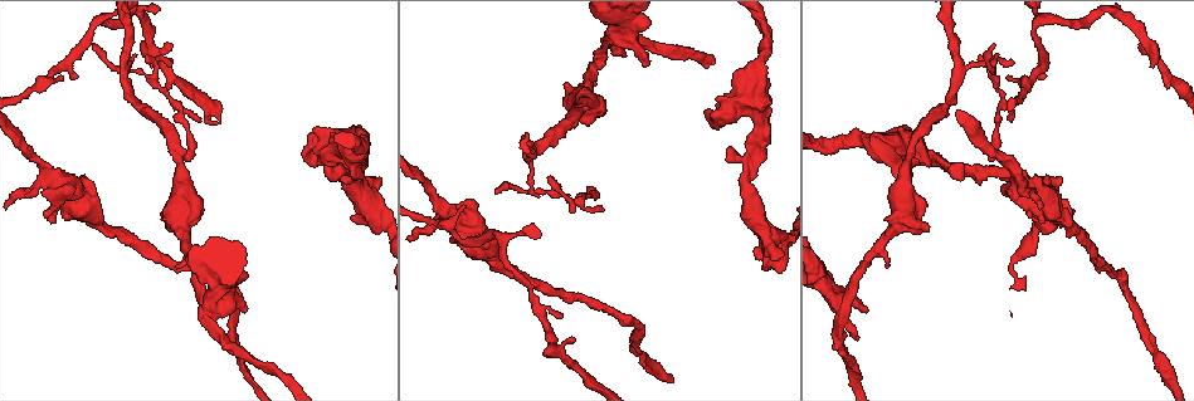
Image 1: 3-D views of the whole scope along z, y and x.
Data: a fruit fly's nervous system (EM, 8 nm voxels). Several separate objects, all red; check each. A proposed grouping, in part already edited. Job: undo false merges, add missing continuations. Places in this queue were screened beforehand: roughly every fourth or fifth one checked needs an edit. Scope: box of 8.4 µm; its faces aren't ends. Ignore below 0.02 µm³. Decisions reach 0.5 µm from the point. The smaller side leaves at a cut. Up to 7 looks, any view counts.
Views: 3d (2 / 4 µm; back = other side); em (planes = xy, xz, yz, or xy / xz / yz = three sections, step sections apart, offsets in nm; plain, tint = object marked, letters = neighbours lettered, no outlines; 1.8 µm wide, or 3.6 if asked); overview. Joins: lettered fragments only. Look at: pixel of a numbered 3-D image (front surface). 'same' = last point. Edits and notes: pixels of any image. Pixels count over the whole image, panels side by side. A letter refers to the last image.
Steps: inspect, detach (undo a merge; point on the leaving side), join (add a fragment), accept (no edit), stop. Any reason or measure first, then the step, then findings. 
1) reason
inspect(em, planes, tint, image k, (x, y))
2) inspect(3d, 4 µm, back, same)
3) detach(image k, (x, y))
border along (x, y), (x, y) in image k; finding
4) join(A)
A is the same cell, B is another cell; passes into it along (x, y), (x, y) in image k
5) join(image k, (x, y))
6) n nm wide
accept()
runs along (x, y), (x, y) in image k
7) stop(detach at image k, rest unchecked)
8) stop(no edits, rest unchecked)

free end
inspect(em, planes, plain, image 1, (465, 207))

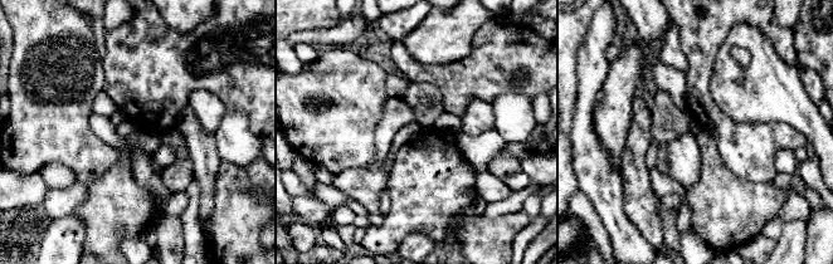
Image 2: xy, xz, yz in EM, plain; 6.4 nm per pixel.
what lies round it
inspect(em, planes, letters, same)

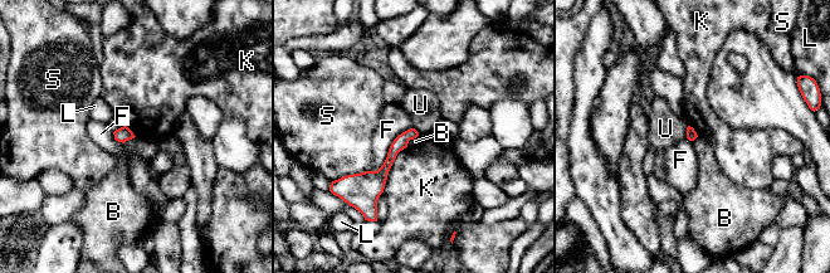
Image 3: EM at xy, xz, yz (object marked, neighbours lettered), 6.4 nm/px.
accept()
B, F, K, L, S and U are other cells; border along (135, 136), (123, 144) in image 3; no lettered fragment goes on from it

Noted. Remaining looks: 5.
branch point
inspect(em, planes, letters, image 1, (760, 152))

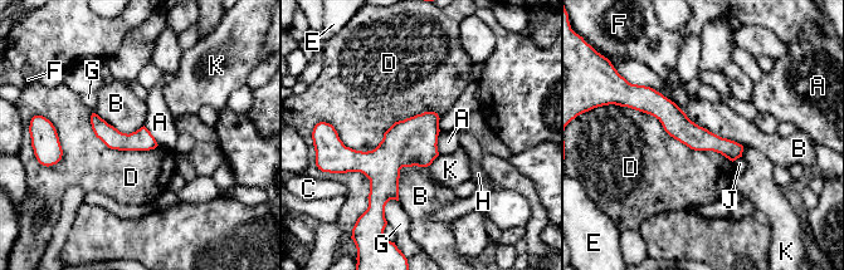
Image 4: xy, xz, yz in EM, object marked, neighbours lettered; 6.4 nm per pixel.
accept()
A, B, C, D, E, F, G, H, J and K are other cells; all the same cell

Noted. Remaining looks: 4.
three-way junction
inspect(3d, 2 µm, image 1, (843, 306))

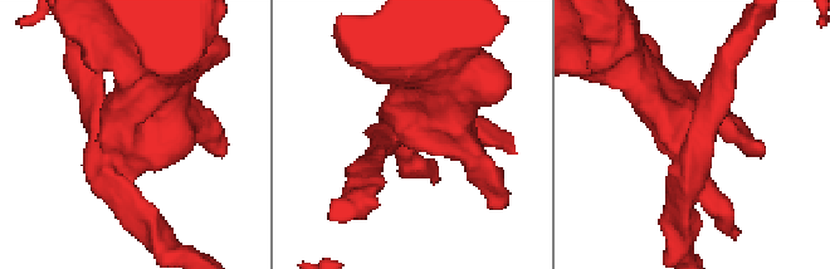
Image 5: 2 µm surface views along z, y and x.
shape alone is not enough
inspect(em, planes, letters, image 5, (102, 134))

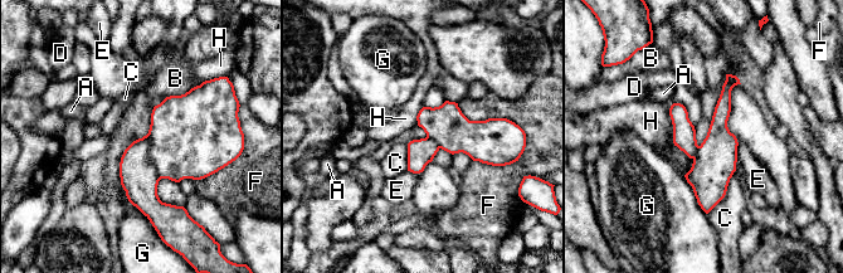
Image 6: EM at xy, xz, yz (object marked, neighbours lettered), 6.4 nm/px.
260 nm wide; F touches over 360 nm
detach(image 6, (183, 141))
A, B, C, D, E, F, G and H are other cells; two cells meet here

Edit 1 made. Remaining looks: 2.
stop(detach at image 6, rest unchecked)

